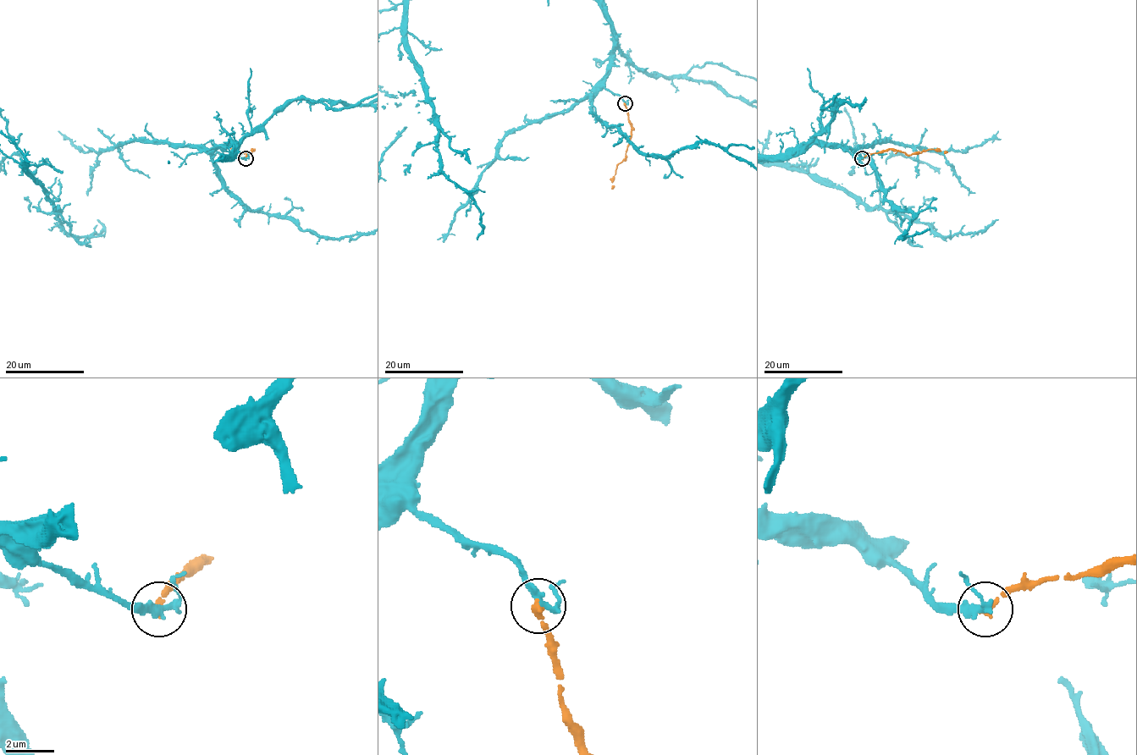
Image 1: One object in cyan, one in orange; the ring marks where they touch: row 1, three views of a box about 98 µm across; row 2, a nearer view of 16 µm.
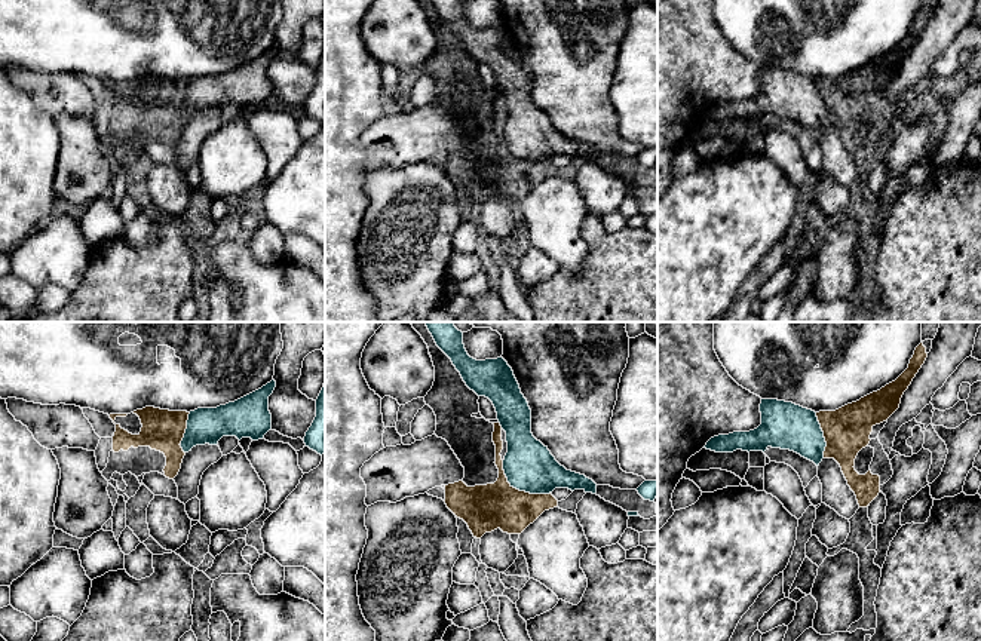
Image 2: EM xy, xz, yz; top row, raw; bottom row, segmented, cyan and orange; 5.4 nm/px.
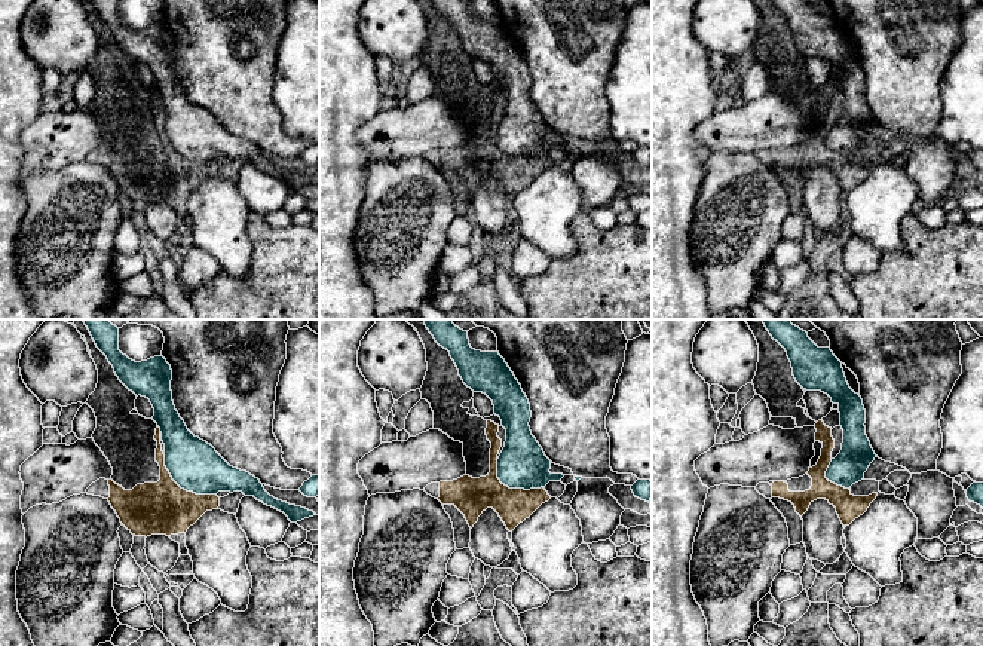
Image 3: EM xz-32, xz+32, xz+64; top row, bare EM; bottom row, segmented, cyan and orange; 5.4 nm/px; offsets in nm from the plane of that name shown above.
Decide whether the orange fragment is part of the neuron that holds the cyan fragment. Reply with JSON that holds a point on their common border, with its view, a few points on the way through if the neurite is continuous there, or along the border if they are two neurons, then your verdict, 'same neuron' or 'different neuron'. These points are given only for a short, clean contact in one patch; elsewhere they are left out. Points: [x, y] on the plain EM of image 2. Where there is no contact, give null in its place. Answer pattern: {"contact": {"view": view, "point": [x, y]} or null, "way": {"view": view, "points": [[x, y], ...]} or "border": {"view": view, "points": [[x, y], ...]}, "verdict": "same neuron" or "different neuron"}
{"contact": {"view": "xz", "point": [518, 156]}, "verdict": "different neuron"}

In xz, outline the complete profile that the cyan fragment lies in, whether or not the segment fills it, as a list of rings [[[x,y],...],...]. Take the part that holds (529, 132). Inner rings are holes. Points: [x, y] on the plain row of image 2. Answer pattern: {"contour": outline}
{"contour": [[[430,0],[436,13],[451,27],[466,53],[488,65],[506,99],[508,120],[503,138],[511,154],[530,162],[549,162],[555,156],[597,160],[585,142],[567,138],[548,114],[531,101],[531,77],[521,61],[512,36],[503,25],[476,28],[463,12],[463,0]]]}

